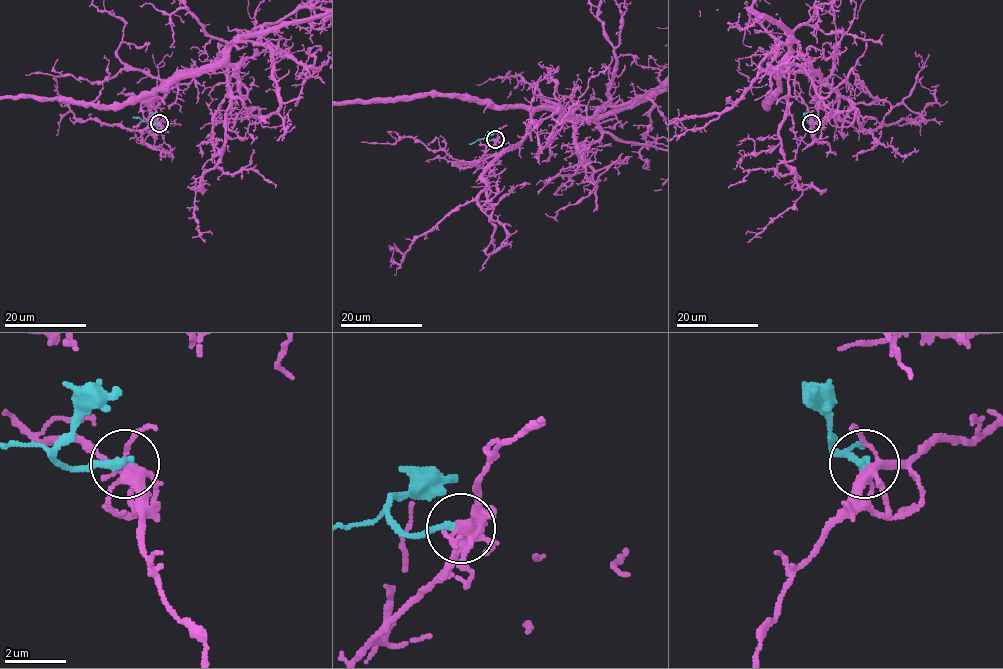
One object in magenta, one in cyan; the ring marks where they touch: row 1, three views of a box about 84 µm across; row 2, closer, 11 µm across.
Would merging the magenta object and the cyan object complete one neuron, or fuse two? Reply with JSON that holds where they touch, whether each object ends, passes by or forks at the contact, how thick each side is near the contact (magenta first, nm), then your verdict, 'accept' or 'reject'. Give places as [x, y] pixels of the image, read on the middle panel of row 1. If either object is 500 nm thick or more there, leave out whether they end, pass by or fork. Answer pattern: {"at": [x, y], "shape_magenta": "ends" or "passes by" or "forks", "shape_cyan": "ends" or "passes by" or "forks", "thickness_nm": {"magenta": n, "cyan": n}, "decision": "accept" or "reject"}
{"at": [495, 139], "shape_magenta": "forks", "shape_cyan": "ends", "thickness_nm": {"magenta": 320, "cyan": 280}, "decision": "reject"}

